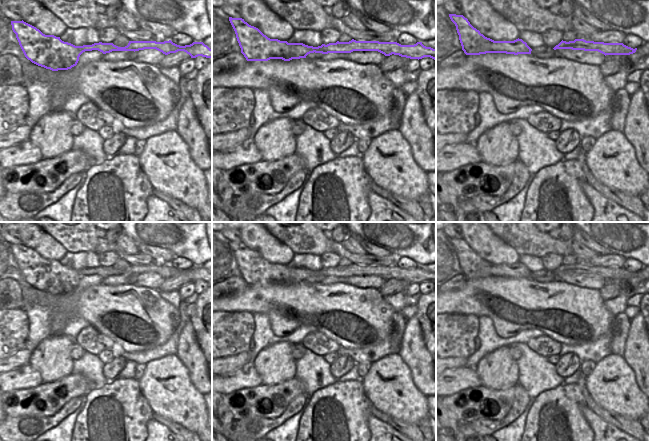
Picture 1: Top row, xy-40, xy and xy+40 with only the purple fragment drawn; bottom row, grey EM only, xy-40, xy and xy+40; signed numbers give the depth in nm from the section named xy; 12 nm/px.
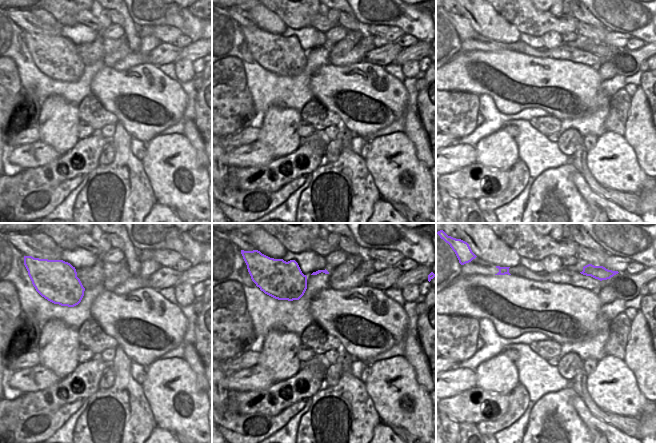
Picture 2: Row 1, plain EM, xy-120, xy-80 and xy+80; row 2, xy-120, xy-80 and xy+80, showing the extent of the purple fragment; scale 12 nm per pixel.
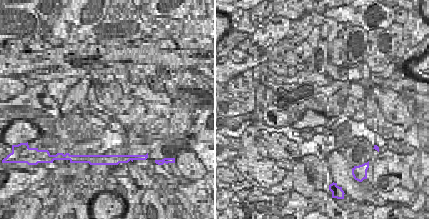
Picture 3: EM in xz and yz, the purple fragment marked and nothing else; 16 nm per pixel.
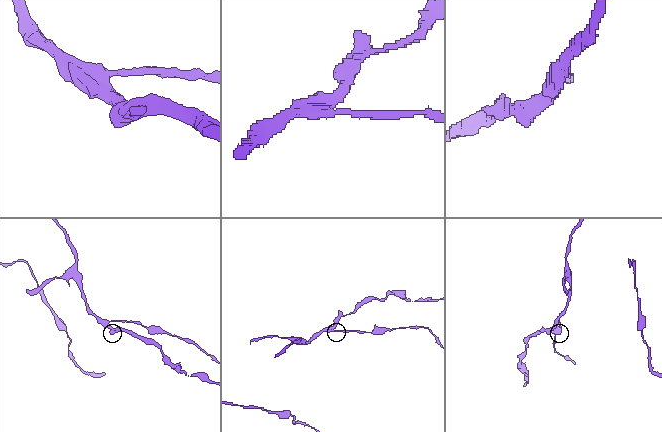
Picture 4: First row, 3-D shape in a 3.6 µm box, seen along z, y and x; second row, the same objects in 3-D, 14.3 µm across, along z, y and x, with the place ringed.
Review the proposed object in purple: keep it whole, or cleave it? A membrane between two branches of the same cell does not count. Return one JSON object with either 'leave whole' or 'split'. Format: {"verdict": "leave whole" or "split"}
{"verdict": "split"}

